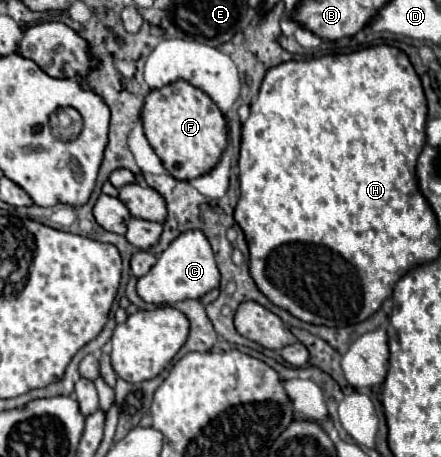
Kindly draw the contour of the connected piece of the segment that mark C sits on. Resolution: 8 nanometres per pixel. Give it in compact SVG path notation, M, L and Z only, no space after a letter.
M201 231L181 233L157 259L155 267L137 281L137 293L143 301L155 305L173 305L185 299L199 299L219 287L219 269L207 237Z

